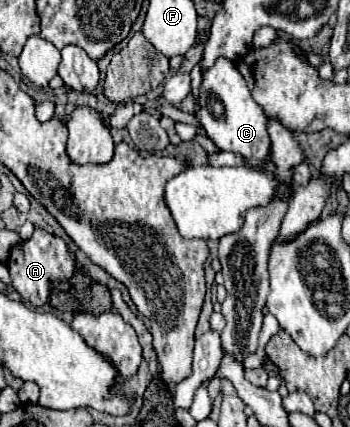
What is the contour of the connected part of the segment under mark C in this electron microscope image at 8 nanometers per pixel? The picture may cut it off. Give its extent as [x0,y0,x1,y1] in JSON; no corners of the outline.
[200,61,270,169]

